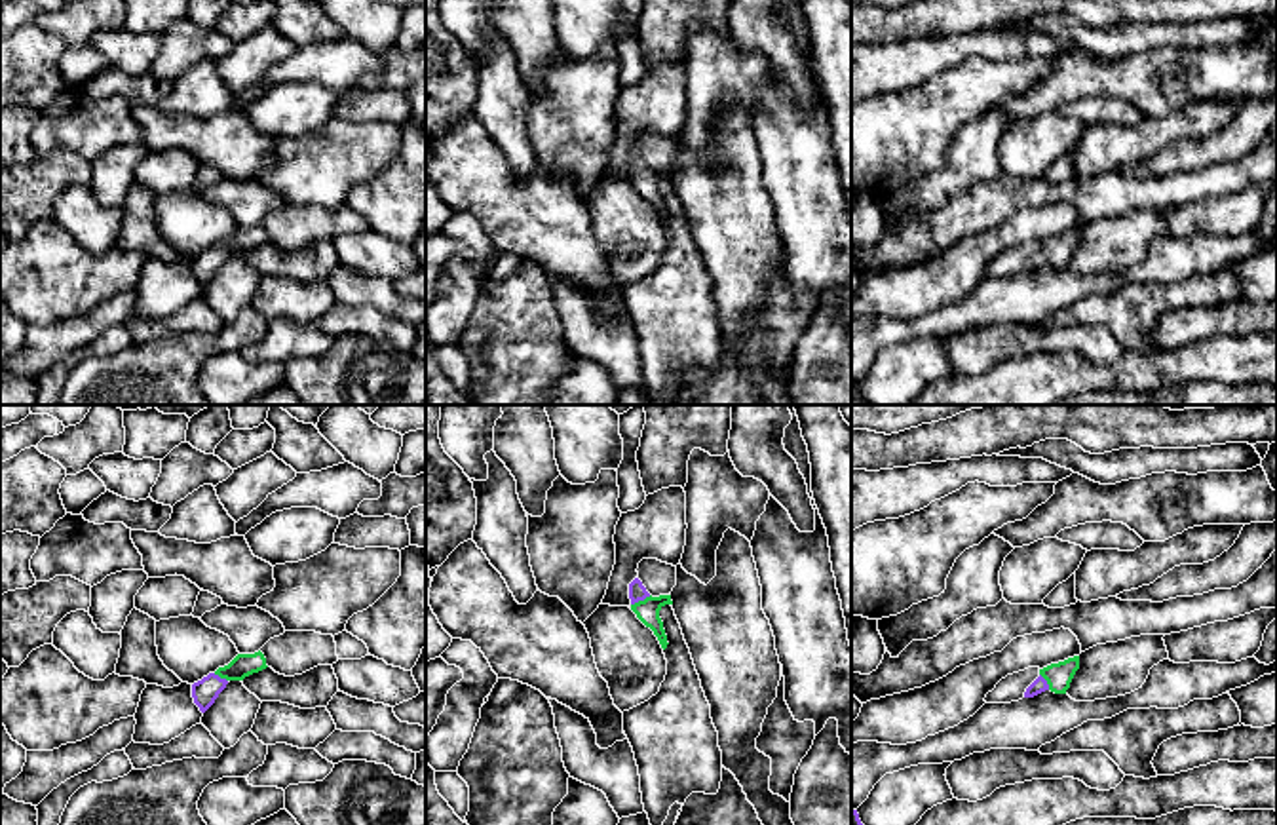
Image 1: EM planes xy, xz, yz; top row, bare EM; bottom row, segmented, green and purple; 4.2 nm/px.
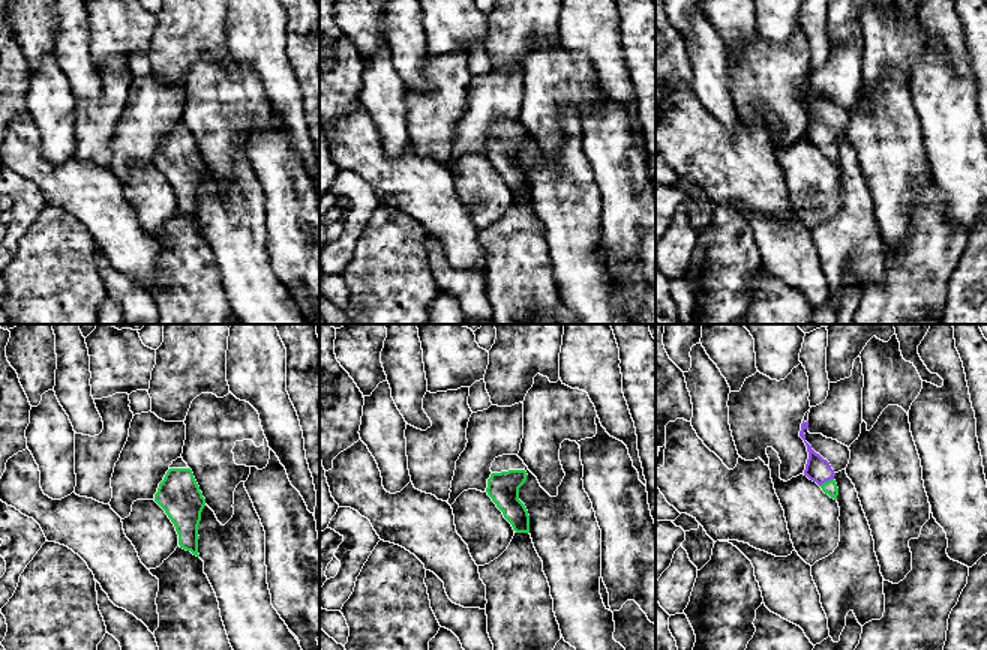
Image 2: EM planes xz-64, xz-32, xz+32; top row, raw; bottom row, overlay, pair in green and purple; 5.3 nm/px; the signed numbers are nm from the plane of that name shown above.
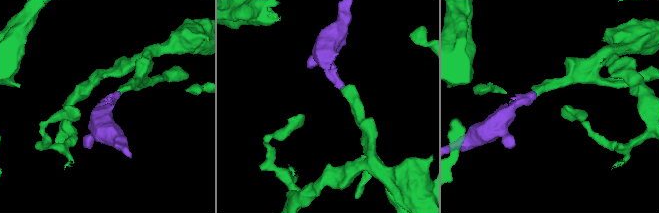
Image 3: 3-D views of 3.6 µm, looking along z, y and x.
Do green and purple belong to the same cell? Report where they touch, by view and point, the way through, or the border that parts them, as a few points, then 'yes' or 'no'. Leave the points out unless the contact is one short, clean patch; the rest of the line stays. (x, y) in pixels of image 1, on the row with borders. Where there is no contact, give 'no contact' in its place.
contact xz (641, 601); way xz (647, 611), (641, 601), (637, 592); yes

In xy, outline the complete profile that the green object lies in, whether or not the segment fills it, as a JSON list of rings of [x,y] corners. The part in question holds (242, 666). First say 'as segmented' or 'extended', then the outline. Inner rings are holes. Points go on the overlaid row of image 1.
extended; [[[260,650],[255,654],[238,654],[228,665],[192,684],[194,703],[205,713],[230,681],[243,681],[266,667],[266,658]]]

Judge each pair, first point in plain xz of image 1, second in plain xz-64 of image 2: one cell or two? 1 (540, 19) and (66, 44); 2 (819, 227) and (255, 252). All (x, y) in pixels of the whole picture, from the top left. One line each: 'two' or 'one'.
1: one
2: two

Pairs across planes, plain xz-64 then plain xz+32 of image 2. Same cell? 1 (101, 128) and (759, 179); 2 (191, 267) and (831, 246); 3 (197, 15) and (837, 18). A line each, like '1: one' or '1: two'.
1: two
2: one
3: one

